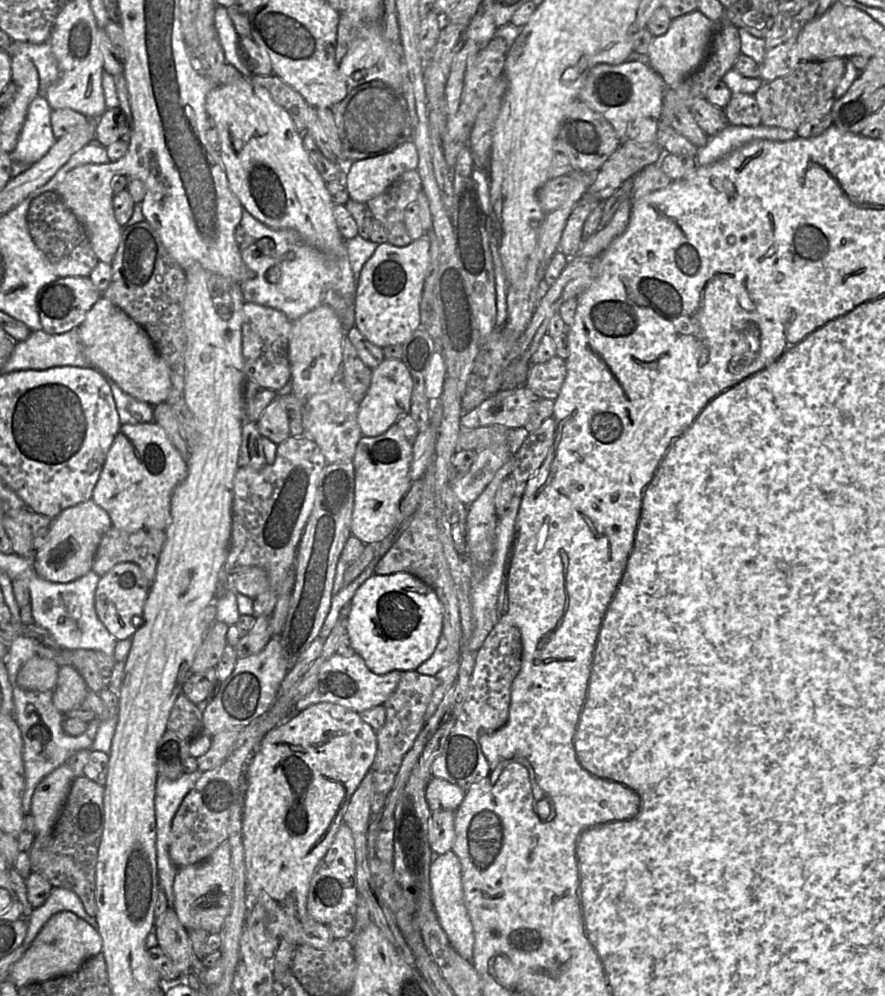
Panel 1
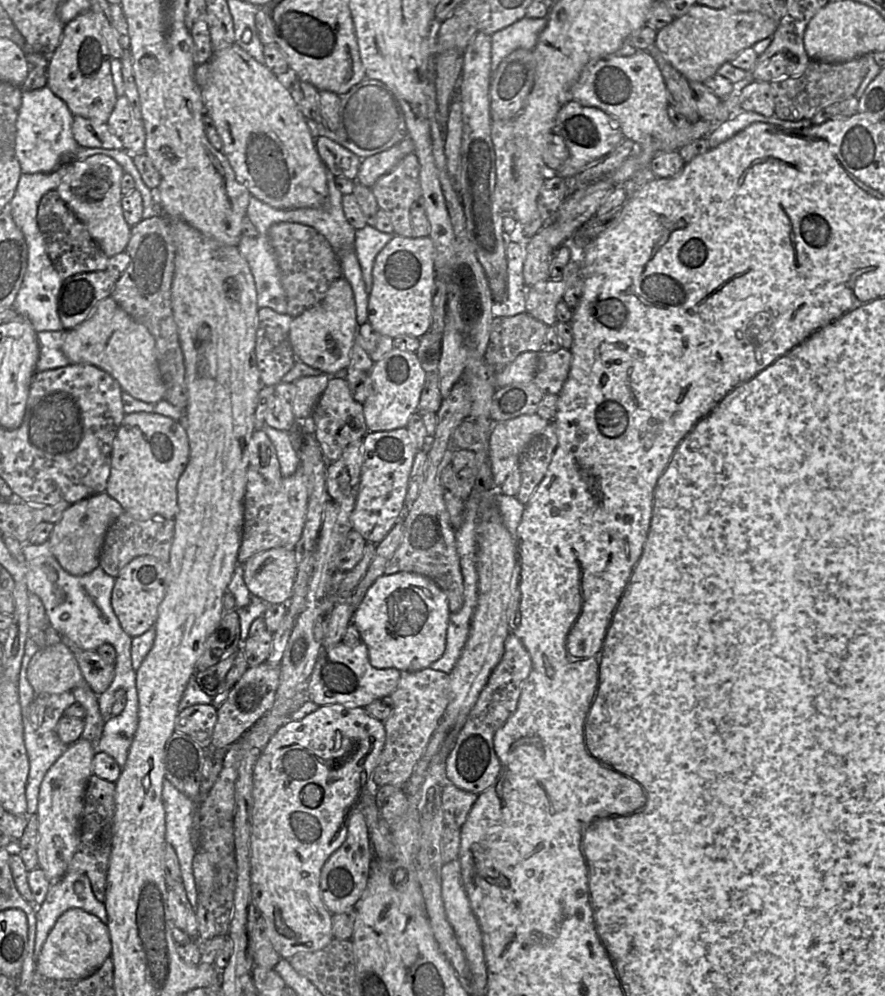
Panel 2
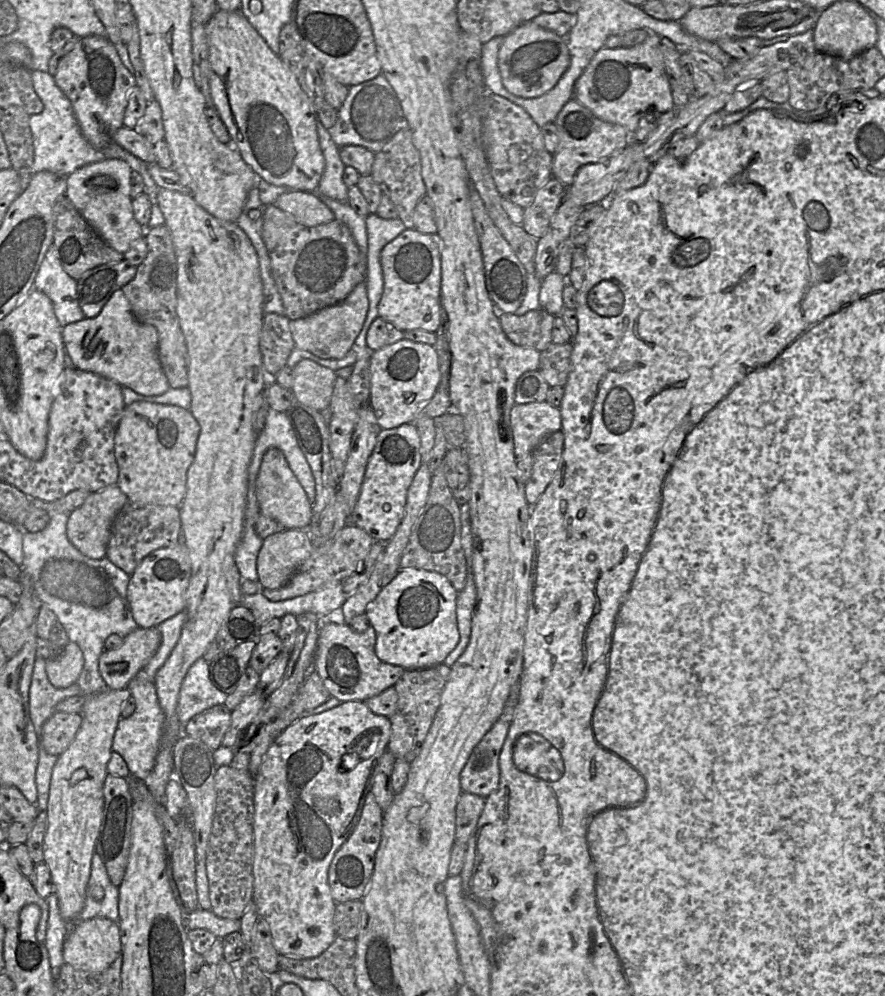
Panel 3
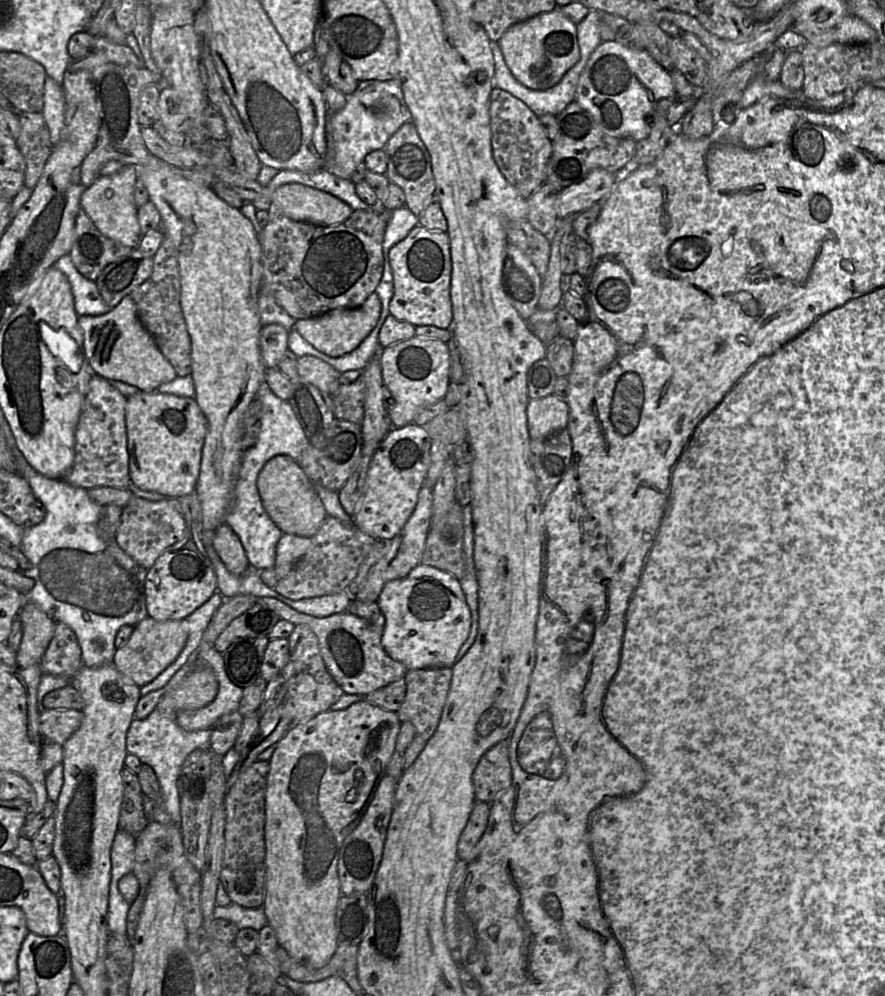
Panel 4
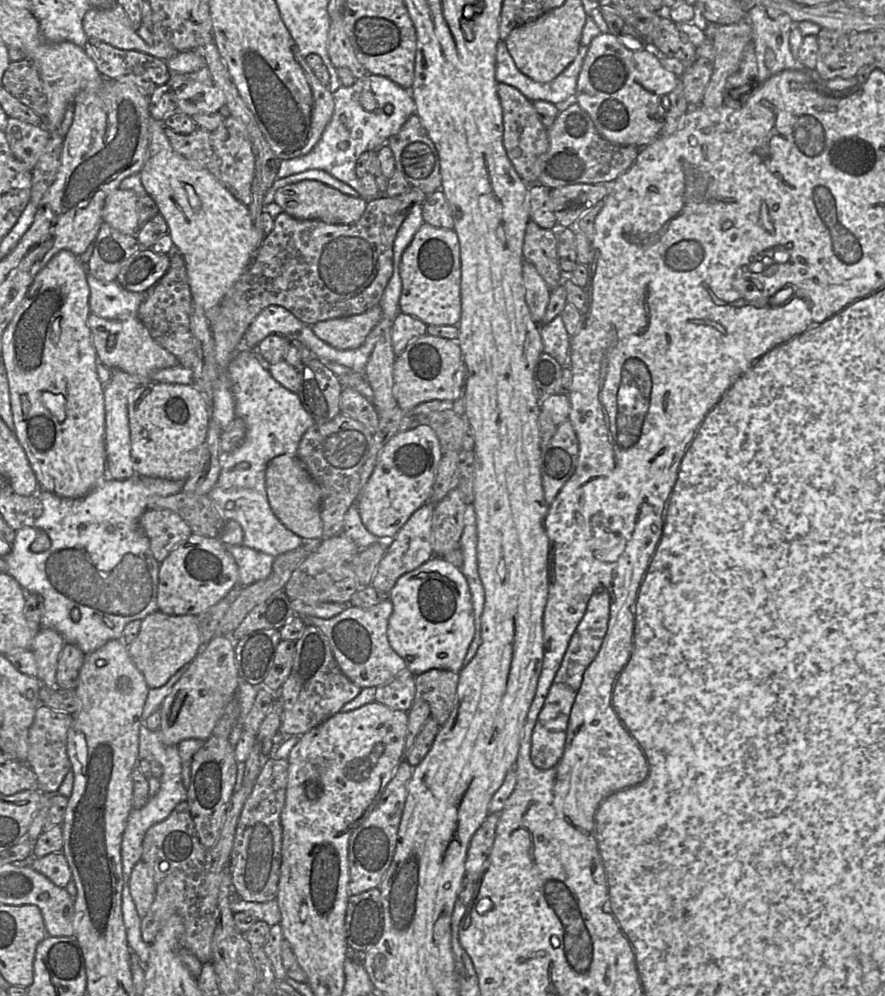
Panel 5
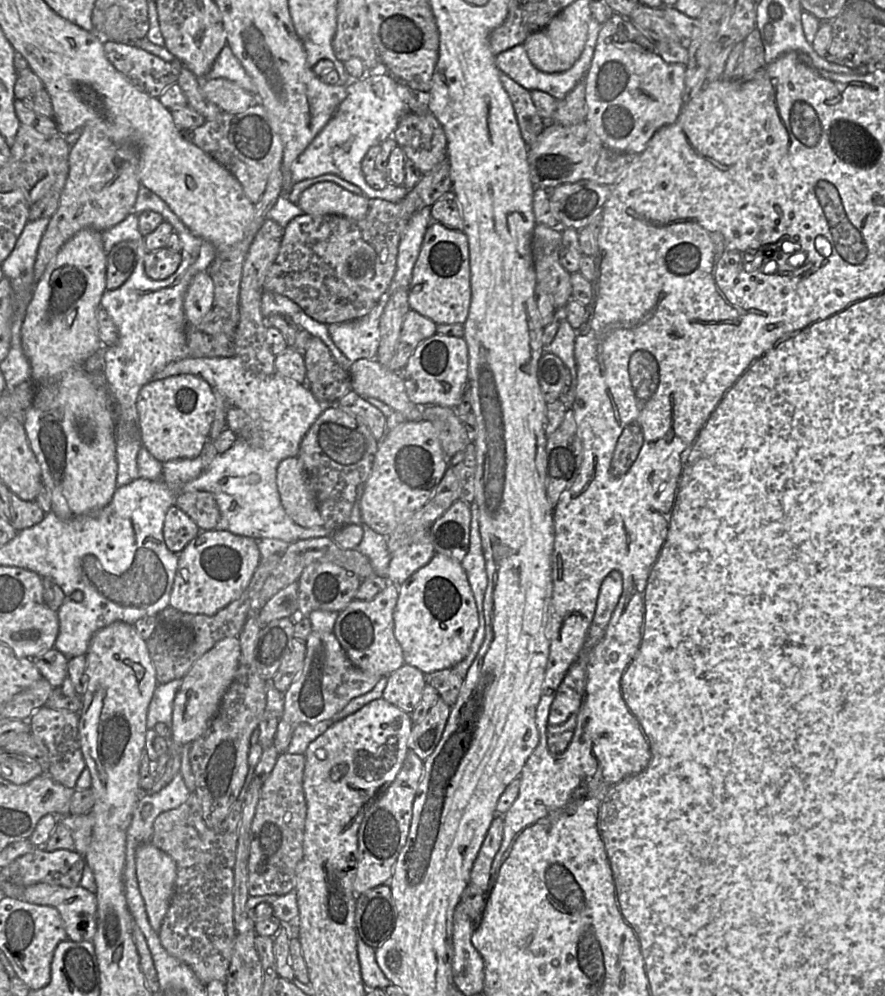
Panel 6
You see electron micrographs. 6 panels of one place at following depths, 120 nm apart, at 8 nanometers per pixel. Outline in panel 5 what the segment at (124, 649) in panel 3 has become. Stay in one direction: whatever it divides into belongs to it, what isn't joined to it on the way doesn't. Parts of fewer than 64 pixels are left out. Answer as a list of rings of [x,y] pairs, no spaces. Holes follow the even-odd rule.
[[[160,611],[141,620],[140,632],[128,645],[128,653],[143,674],[149,688],[161,687],[183,666],[189,665],[201,650],[197,616],[167,615]]]

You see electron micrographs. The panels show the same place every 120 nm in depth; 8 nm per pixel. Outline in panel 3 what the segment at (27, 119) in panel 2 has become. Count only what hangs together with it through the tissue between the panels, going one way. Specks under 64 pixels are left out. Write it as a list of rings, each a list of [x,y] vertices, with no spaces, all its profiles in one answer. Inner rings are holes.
[[[31,71],[33,88],[43,104],[43,110],[30,115],[29,126],[33,138],[33,173],[48,171],[68,176],[80,167],[107,159],[83,136],[68,98],[48,72]]]

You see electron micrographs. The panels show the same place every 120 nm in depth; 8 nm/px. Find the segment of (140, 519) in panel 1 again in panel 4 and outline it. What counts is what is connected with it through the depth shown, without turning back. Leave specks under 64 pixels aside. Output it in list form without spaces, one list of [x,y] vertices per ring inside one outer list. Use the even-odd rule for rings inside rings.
[[[158,390],[126,397],[126,432],[130,480],[138,488],[179,499],[194,492],[199,477],[207,419],[195,398],[160,393]]]

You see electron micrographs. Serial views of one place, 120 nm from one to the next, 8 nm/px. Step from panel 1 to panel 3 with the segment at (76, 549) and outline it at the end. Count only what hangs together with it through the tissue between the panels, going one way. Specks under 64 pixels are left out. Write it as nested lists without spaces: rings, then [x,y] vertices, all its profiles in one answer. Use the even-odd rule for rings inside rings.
[[[109,486],[90,493],[83,504],[69,514],[66,528],[69,541],[89,558],[102,559],[105,557],[112,523],[127,501],[128,497],[117,486]]]

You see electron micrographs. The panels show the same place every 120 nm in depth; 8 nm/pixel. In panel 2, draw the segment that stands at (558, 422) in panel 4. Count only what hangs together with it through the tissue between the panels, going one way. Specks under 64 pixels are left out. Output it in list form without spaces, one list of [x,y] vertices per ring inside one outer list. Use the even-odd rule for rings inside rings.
[[[537,413],[494,423],[489,439],[489,460],[491,467],[491,483],[500,488],[507,476],[517,468],[519,459],[529,443],[550,421],[543,419]]]

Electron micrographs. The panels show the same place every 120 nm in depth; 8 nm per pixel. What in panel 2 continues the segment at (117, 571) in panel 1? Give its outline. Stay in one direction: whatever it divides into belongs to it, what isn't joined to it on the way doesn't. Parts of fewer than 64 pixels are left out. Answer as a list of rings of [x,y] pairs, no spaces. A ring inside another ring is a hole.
[[[144,555],[131,560],[115,578],[111,594],[111,605],[121,628],[130,637],[143,634],[152,628],[158,617],[158,610],[166,593],[168,563]]]

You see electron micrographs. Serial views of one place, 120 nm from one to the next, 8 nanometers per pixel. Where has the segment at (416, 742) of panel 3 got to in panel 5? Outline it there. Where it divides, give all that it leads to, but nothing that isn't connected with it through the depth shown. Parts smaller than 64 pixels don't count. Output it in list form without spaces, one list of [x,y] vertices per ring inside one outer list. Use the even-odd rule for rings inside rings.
[[[431,669],[415,676],[415,701],[427,702],[430,706],[430,716],[443,726],[456,703],[459,672]]]

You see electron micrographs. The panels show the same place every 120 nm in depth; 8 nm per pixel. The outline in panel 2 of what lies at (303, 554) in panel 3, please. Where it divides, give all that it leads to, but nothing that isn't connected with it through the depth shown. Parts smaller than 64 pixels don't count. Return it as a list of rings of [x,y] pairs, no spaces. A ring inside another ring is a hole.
[[[273,548],[252,556],[243,564],[249,592],[269,604],[288,603],[297,574],[294,550]]]

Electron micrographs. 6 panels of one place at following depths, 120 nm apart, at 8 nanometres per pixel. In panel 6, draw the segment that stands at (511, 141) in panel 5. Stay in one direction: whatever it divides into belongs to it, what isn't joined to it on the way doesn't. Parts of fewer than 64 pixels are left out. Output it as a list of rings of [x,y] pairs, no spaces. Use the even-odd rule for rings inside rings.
[[[499,69],[498,75],[513,104],[521,135],[530,148],[542,133],[545,121],[538,114],[529,90]]]

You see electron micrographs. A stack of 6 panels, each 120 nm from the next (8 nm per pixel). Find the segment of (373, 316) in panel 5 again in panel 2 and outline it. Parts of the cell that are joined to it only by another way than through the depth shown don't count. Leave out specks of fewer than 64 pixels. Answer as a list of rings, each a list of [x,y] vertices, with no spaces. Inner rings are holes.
[[[341,277],[331,284],[318,304],[293,318],[290,326],[289,339],[295,358],[302,363],[319,370],[323,374],[335,377],[335,374],[339,370],[346,369],[349,364],[350,352],[355,341],[357,326],[356,305],[353,291],[344,277]]]

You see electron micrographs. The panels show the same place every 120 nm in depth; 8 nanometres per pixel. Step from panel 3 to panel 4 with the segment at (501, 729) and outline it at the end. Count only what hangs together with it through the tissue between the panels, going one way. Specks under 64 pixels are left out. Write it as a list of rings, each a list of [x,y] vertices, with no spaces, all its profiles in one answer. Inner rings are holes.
[[[510,739],[502,740],[480,758],[472,776],[476,801],[492,803],[512,782]]]

